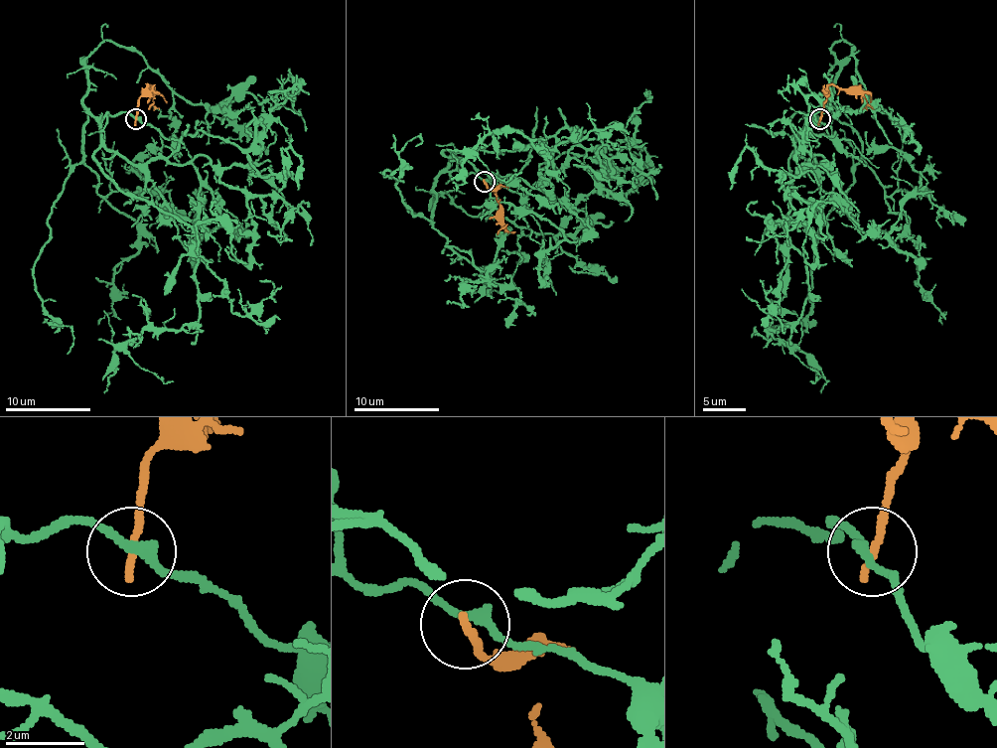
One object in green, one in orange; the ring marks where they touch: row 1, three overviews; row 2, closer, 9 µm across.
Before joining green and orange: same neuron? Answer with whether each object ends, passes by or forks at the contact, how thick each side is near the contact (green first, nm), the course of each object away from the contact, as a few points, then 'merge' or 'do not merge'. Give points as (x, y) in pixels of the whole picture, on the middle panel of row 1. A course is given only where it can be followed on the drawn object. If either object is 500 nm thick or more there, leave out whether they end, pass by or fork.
green passes by | orange ends | 220/240 nm | green via (485, 180), (444, 152), (529, 145), (546, 169), (514, 130), (474, 150), (505, 182), (521, 171) | orange via (485, 182), (499, 201), (503, 226), (514, 231) | do not merge

